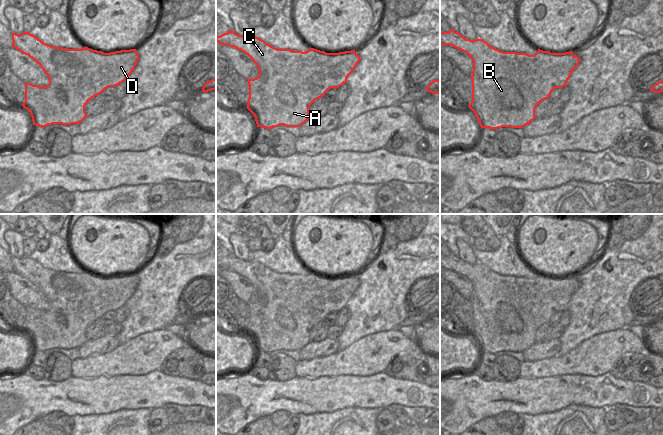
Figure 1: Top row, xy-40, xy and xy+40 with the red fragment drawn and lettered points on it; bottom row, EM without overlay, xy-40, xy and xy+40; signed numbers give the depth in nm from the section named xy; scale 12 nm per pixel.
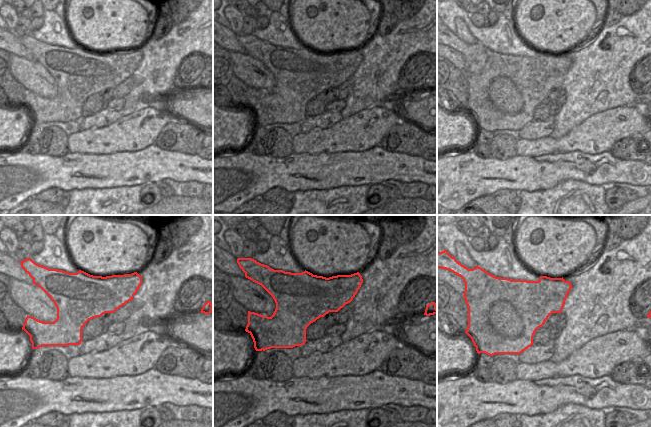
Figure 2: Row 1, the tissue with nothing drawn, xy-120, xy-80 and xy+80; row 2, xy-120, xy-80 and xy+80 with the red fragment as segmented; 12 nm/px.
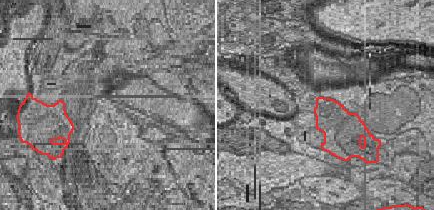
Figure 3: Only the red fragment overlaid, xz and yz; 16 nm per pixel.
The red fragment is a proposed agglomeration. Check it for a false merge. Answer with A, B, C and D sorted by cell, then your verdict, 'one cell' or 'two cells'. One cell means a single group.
A C D / B | two cells

